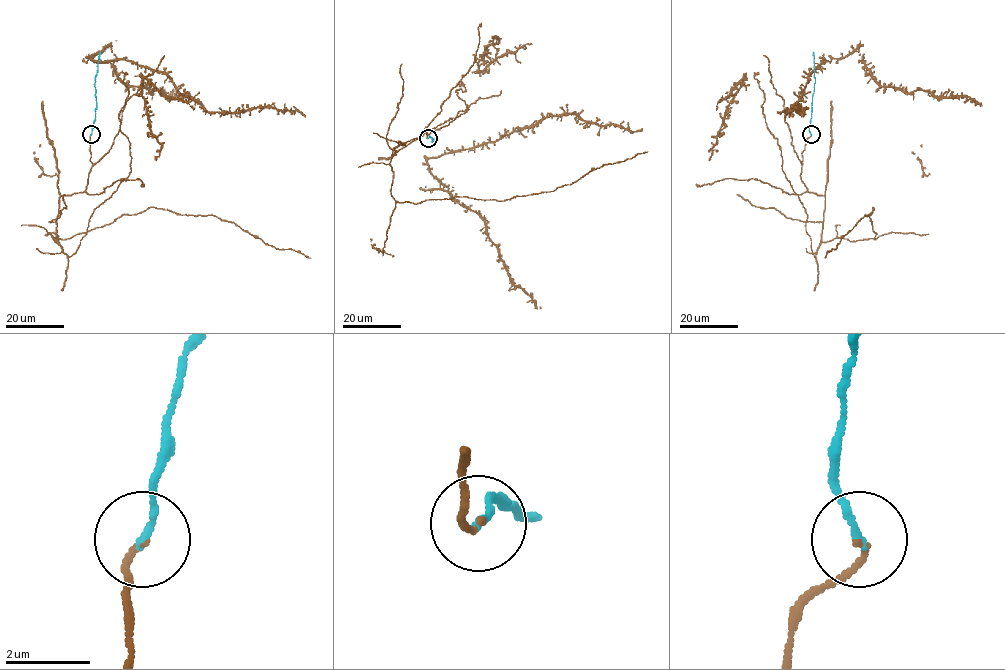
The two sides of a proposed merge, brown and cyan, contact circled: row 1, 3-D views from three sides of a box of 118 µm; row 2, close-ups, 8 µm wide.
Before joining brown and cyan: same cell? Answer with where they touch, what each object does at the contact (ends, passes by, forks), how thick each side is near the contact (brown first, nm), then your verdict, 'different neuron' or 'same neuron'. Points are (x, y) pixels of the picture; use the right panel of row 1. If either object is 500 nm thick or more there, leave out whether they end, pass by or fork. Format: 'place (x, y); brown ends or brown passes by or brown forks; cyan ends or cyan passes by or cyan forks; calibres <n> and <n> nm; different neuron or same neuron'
place (811, 134); brown ends; cyan ends; calibres 150 and 170 nm; same neuron

